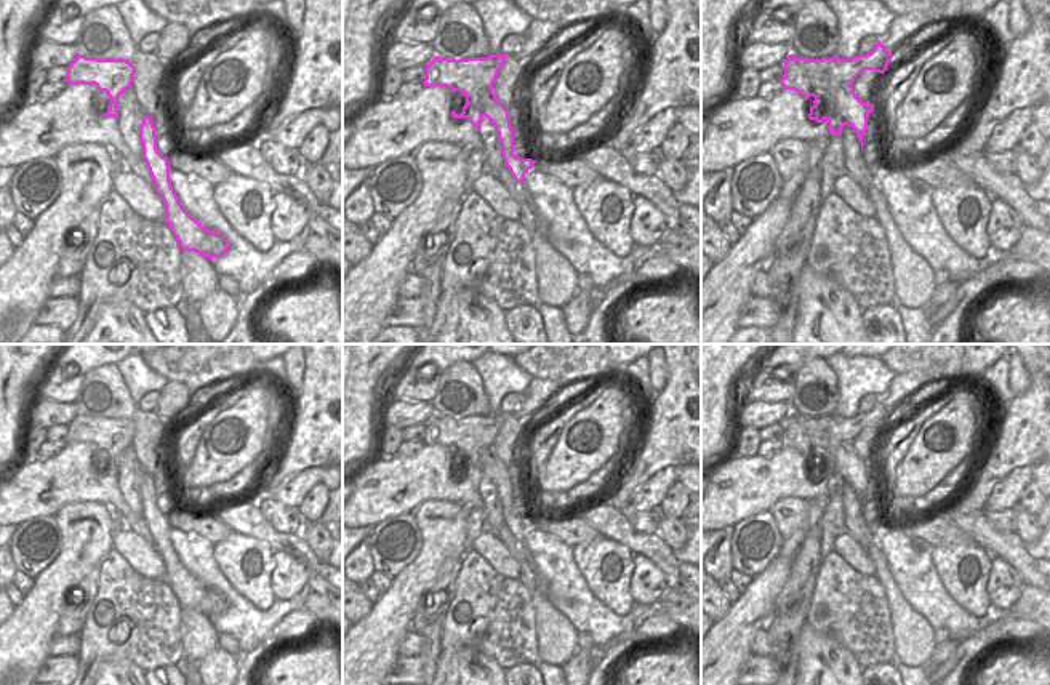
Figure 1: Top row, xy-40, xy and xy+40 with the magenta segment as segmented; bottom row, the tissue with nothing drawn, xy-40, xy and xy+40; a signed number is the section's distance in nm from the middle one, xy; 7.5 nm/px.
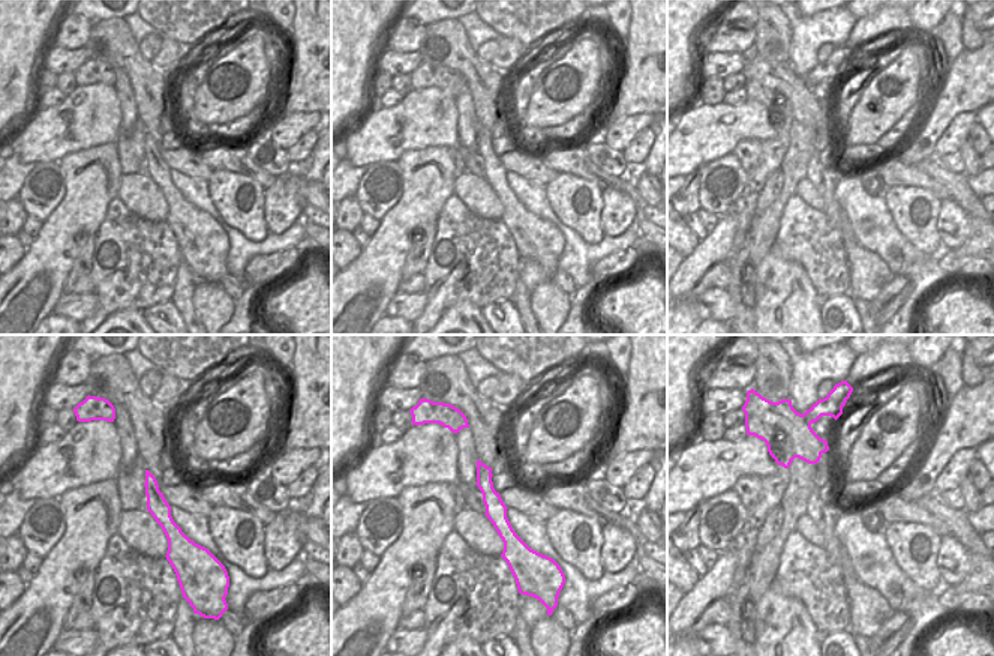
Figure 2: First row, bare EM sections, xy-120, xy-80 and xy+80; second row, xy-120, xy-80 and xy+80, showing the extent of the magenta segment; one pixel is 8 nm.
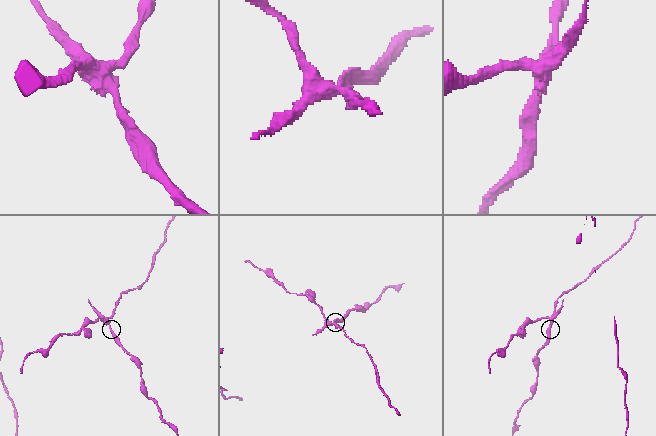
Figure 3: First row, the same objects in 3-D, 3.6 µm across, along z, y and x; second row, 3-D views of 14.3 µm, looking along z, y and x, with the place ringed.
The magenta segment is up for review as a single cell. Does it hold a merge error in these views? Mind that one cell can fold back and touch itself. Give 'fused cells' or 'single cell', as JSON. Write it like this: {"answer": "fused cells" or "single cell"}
{"answer": "fused cells"}

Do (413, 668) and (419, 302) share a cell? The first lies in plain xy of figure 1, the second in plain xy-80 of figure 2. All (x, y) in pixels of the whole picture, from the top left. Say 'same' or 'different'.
same

